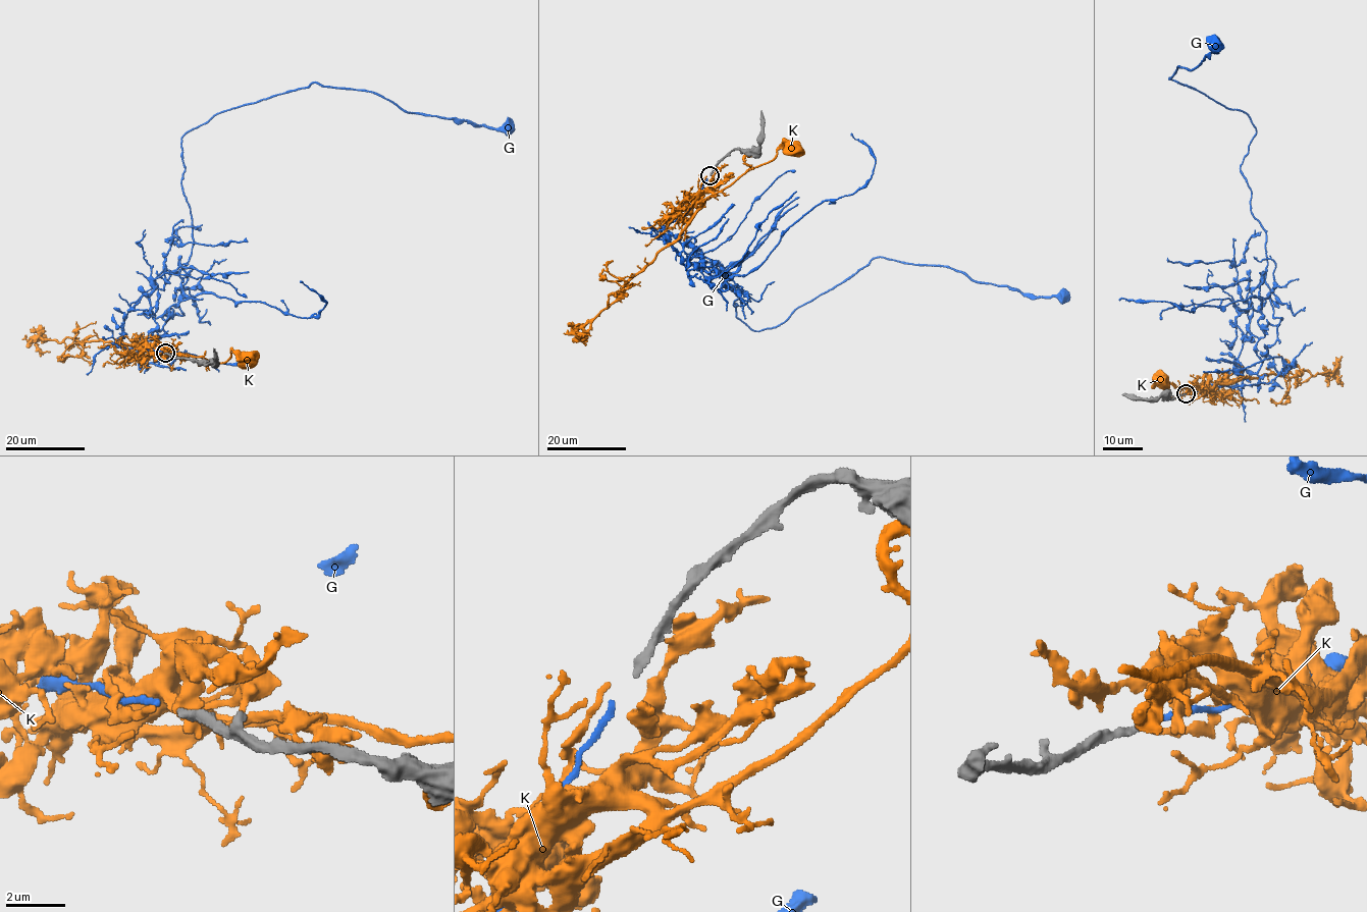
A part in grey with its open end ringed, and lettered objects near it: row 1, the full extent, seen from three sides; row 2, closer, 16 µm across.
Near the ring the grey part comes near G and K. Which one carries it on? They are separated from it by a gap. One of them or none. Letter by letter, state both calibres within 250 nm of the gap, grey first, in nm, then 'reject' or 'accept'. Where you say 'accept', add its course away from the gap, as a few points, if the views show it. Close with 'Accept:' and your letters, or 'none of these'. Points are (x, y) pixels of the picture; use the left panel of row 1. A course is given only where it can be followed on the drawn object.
G: 260 nm thick on the grey side, 180 nm on the other; reject
K: 260 nm thick on the grey side, 190 nm on the other; reject
Accept: none of these

